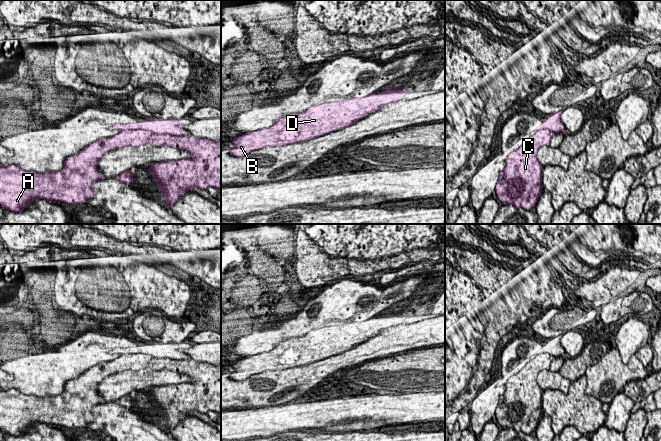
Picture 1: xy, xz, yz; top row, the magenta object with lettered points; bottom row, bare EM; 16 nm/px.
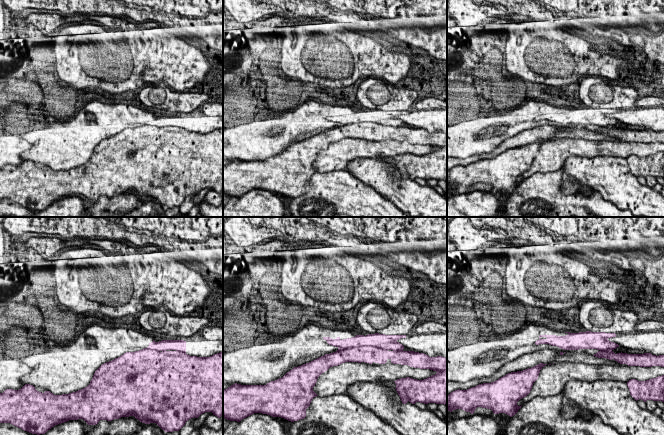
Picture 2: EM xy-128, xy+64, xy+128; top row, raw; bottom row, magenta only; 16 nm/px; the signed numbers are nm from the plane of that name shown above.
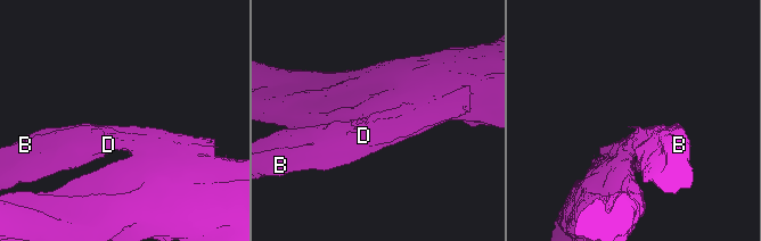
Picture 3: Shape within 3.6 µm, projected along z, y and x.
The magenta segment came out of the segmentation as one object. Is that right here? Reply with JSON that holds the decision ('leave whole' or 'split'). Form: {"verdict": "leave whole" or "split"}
{"verdict": "split"}

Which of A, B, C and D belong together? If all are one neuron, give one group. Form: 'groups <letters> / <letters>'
groups A C / B D

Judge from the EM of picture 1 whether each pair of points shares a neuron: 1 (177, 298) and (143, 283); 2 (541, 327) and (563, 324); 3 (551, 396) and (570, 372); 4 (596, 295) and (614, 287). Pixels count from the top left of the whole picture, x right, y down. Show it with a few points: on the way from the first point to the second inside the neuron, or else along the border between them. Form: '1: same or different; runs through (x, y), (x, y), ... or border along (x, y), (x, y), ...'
1: same; runs through (169, 295), (151, 289)
2: same; runs through (546, 326), (558, 324)
3: different; border along (584, 374), (571, 382)
4: same; runs through (600, 292), (610, 287)

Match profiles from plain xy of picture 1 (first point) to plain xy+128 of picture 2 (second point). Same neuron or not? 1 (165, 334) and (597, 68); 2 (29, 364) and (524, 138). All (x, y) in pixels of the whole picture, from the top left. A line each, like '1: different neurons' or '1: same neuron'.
1: different neurons
2: different neurons

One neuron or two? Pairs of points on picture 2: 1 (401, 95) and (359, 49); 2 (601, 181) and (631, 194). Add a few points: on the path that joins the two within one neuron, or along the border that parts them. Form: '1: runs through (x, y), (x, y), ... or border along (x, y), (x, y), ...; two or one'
1: border along (366, 78), (381, 78), (389, 83); two
2: runs through (608, 181), (614, 181), (624, 190); one

